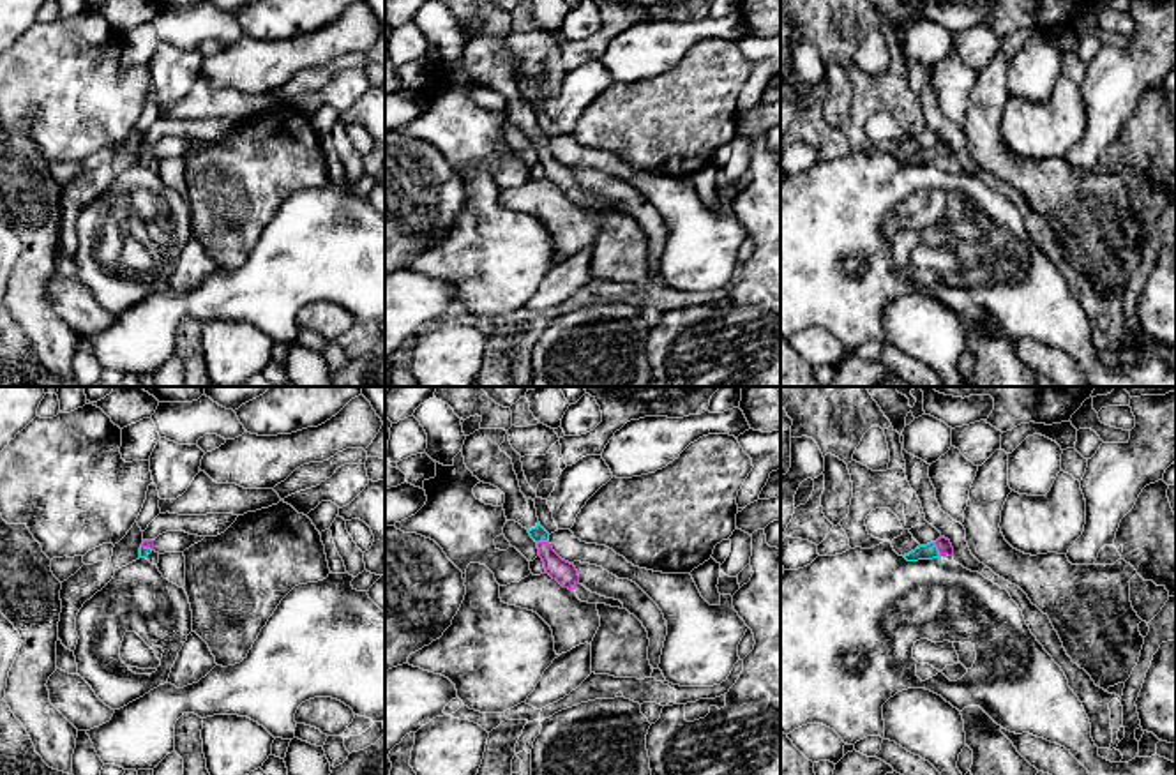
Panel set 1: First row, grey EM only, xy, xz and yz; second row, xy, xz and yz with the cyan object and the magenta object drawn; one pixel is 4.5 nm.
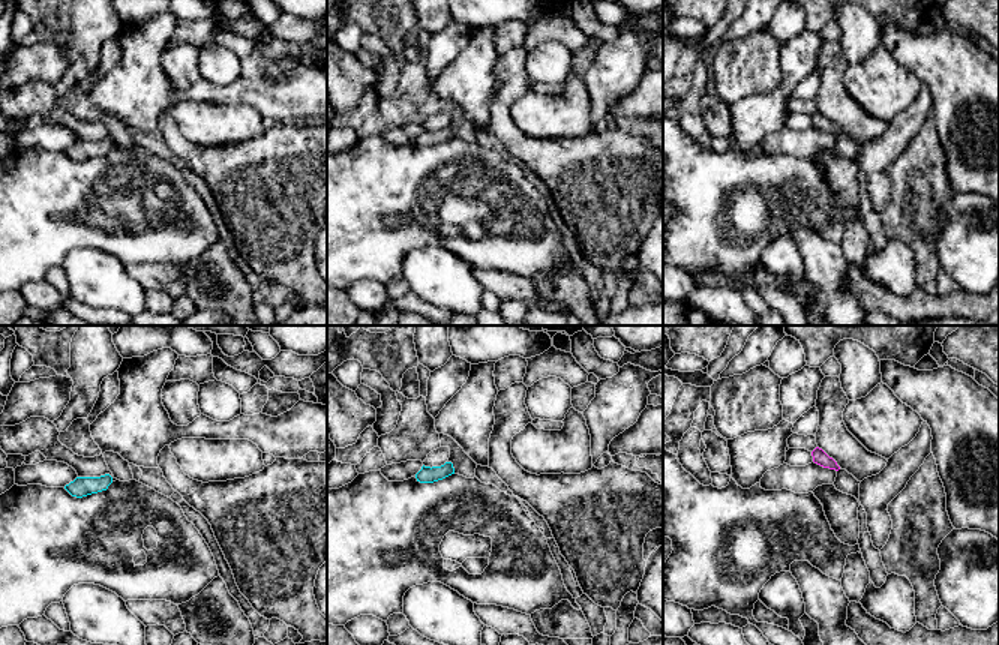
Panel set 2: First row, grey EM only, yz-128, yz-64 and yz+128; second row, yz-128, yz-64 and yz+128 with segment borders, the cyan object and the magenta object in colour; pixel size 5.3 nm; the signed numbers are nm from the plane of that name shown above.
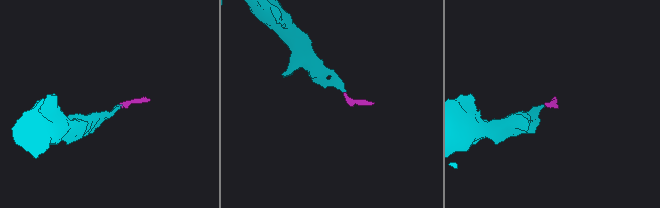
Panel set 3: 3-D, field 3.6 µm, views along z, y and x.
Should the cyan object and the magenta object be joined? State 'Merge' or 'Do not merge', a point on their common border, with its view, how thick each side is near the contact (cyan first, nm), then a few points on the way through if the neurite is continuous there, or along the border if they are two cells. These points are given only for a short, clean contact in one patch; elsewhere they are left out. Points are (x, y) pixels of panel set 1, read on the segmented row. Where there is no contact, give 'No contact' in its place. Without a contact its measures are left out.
Merge. Touches cyan at yz (936, 549). Thickness 70 nm (cyan) against 70 nm. Path across: yz (929, 551), (936, 549), (943, 544)

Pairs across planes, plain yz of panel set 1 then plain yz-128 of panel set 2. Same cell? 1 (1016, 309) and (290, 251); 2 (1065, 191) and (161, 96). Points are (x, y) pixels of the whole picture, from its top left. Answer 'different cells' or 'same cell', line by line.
1: different cells
2: different cells

